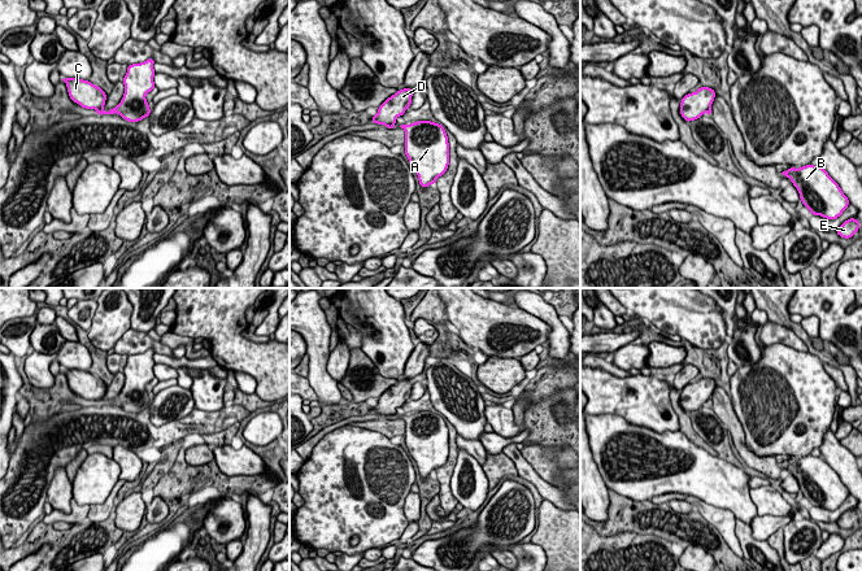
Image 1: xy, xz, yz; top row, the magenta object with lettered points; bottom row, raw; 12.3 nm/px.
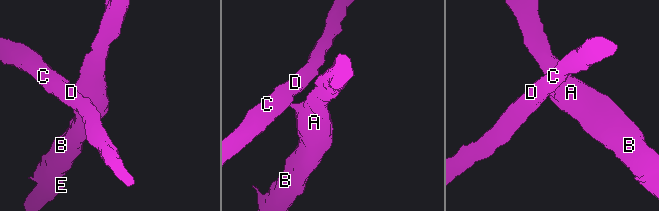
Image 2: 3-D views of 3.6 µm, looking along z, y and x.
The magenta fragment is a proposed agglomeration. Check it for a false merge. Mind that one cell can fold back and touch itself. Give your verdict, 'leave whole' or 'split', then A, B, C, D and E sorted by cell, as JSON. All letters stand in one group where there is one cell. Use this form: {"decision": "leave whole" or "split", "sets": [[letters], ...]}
{"decision": "split", "sets": [["A", "B", "E"], ["C", "D"]]}

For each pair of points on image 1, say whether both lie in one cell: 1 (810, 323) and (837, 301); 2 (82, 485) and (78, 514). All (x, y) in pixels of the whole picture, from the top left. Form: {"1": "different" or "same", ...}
{"1": "different", "2": "different"}

